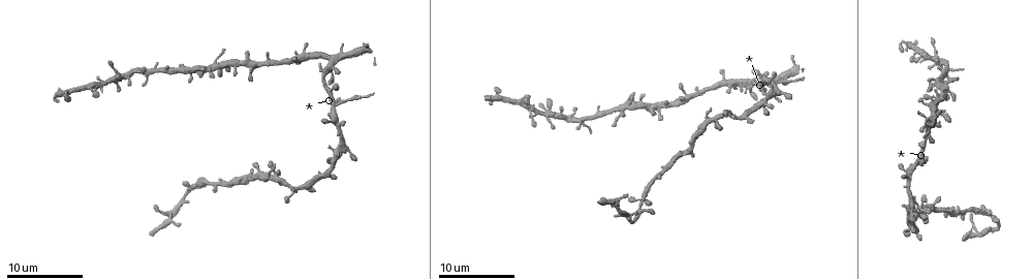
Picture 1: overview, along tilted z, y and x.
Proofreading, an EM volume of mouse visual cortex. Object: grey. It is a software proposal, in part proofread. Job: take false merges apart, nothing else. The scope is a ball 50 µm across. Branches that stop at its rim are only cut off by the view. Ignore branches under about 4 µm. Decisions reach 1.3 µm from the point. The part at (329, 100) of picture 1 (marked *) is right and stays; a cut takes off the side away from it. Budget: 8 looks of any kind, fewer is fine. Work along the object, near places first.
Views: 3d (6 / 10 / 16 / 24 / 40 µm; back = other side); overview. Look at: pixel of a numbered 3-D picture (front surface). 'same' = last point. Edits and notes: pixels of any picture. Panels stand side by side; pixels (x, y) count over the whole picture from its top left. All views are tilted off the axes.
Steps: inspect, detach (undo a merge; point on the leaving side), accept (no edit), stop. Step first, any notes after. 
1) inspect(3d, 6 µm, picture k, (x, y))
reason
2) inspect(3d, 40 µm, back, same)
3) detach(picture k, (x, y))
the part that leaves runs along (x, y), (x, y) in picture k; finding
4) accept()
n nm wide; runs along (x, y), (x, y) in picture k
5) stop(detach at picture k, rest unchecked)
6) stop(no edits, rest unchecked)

inspect(3d, 16 µm, picture 1, (909, 197))
sudden change in width

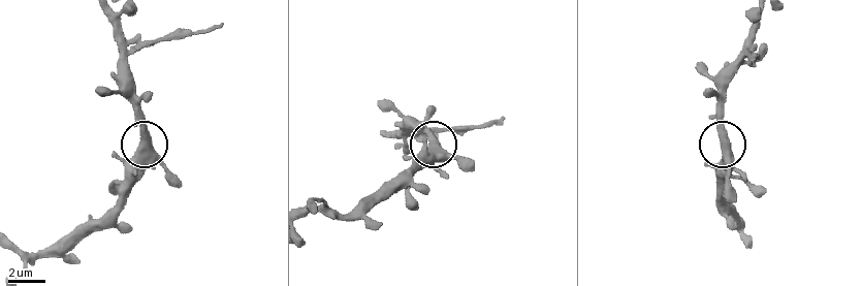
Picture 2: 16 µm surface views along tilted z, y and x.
accept()
one neuron here

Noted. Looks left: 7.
inspect(3d, 16 µm, picture 1, (327, 55))

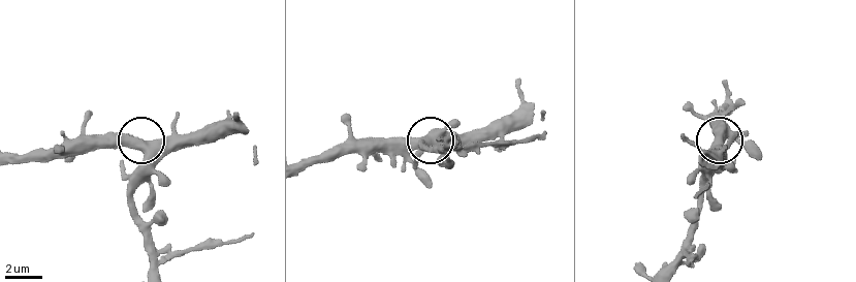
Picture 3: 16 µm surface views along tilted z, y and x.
accept()
510 nm wide; continuous, no second neuron

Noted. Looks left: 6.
inspect(3d, 10 µm, picture 1, (665, 169))
calibre changes

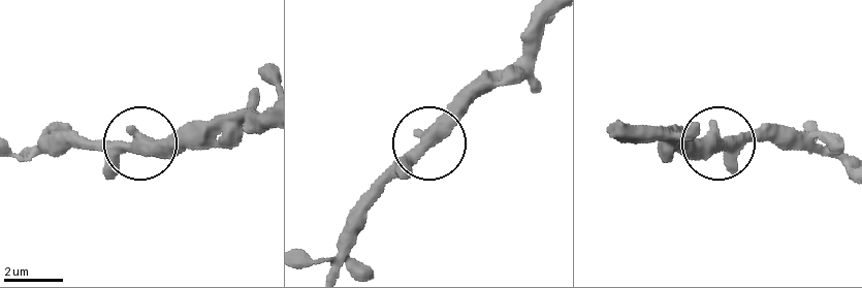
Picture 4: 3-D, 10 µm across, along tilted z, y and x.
accept()
360 nm wide; one neuron here

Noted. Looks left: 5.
inspect(3d, 10 µm, picture 1, (714, 116))
side arm on a straight run

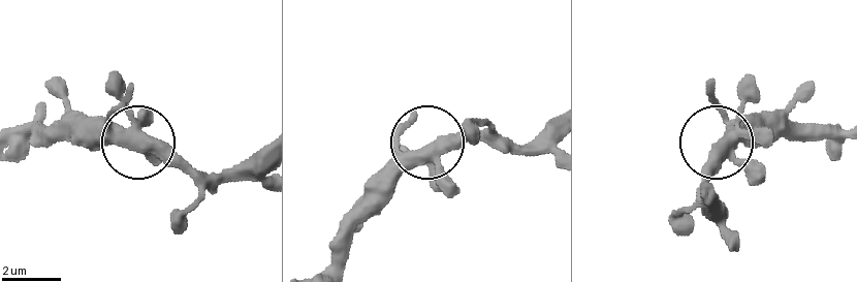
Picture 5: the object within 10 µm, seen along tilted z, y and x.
accept()
runs along (263, 150), (218, 174), (196, 175), (128, 142), (75, 129) in picture 5; continuous, no second neuron

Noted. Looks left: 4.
stop(no edits, rest unchecked)

